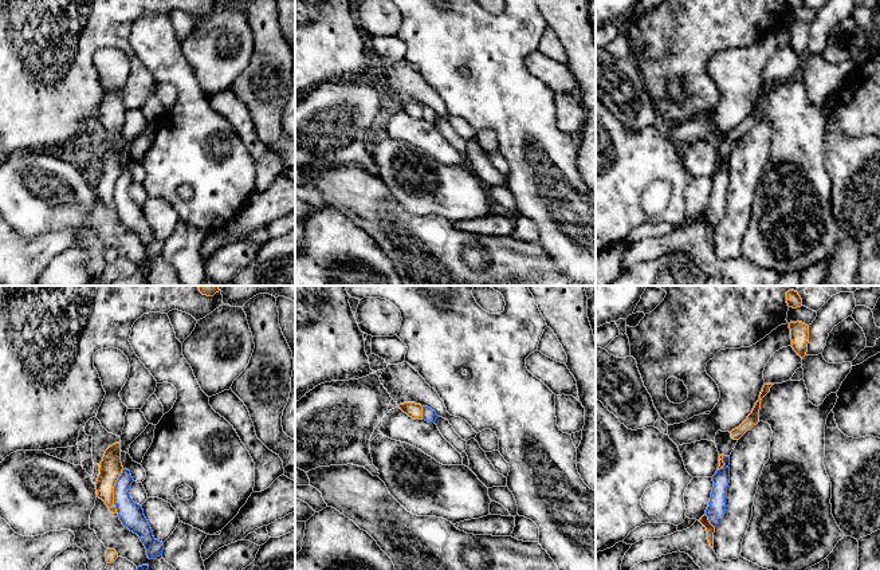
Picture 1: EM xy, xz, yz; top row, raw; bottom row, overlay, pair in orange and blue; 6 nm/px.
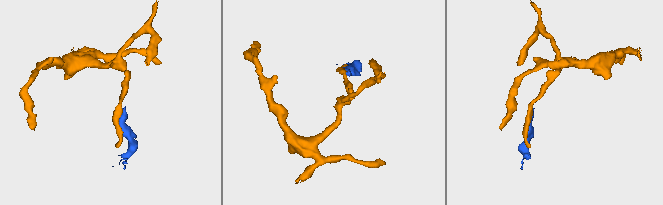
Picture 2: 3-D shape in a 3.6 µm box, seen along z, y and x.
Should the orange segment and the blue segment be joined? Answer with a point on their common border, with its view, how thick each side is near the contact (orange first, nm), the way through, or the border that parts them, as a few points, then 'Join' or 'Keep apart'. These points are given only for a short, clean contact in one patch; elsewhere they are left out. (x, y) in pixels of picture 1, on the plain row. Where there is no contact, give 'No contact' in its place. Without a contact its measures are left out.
Touches orange at xy (113, 191). Thickness 140 nm (orange) against 150 nm. Boundary: xy (122, 168), (114, 185), (114, 207), (117, 212). Keep apart

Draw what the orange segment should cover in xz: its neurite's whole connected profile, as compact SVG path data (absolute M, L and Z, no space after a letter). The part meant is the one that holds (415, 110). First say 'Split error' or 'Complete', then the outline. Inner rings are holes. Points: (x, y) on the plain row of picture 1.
Complete. M404 102L398 107L412 118L423 118L423 106L420 103Z

